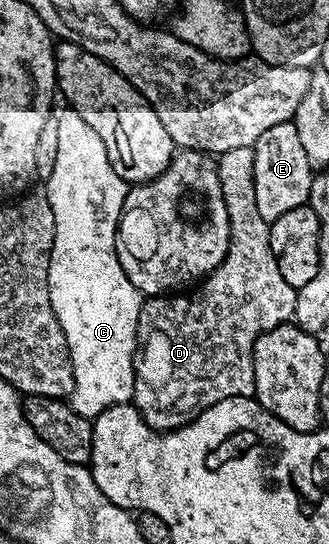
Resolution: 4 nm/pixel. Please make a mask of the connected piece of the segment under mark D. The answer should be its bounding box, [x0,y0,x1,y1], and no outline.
[131,148,297,433]

